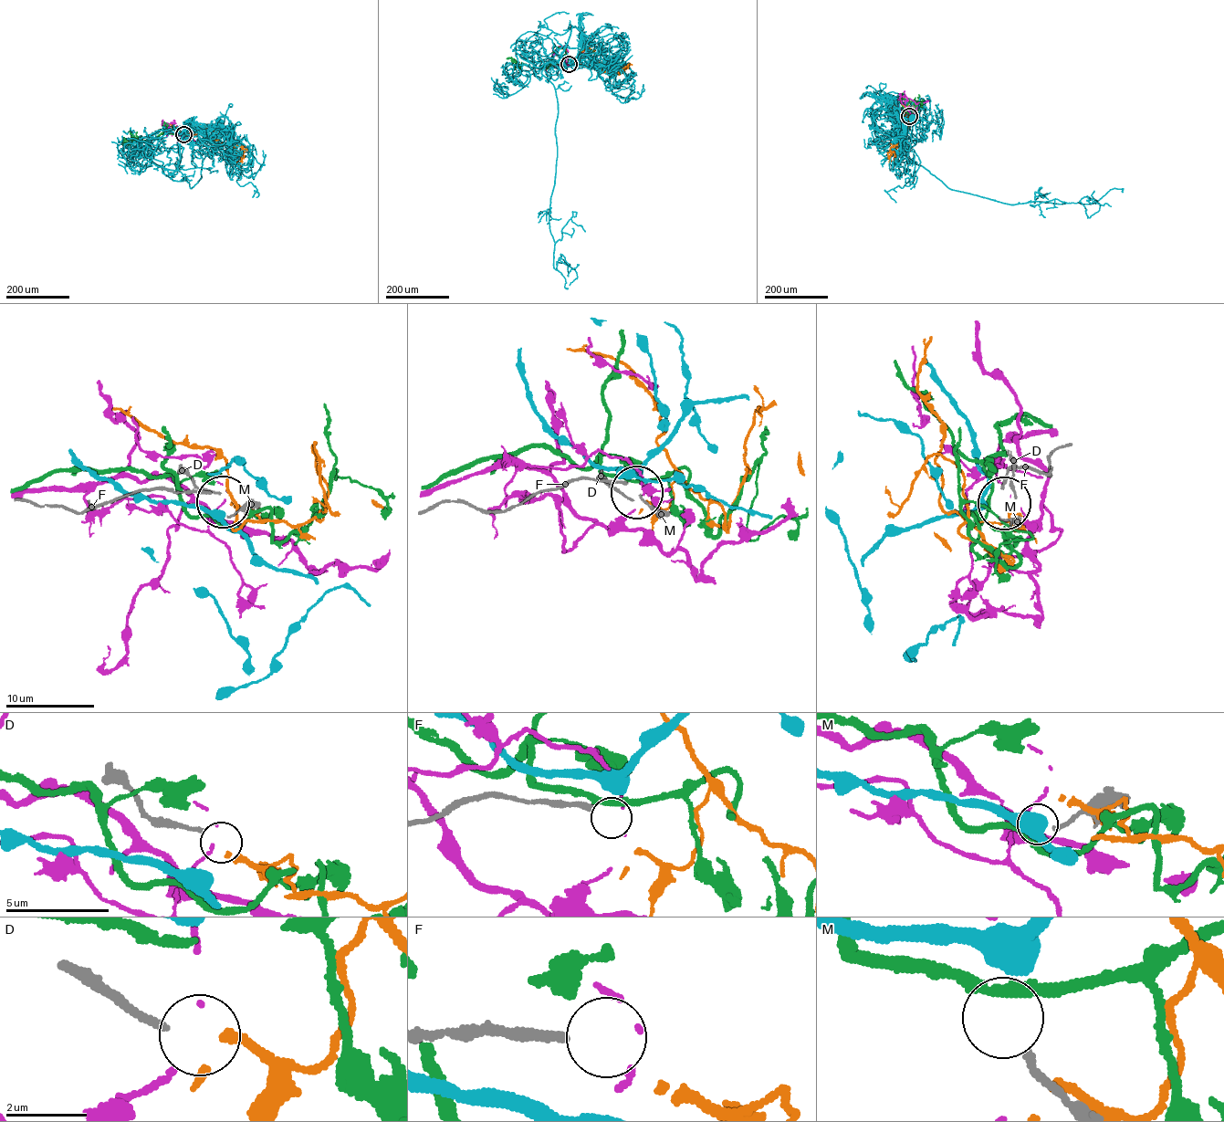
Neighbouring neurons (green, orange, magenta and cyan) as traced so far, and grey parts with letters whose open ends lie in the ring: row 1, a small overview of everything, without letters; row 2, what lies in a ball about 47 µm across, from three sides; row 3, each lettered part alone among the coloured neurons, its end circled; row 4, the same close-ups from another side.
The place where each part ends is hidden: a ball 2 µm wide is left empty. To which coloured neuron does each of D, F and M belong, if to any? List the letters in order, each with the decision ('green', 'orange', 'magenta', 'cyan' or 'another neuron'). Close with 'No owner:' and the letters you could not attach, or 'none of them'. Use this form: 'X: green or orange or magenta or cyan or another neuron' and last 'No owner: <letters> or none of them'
D: orange
F: another neuron
M: green
No owner: F

